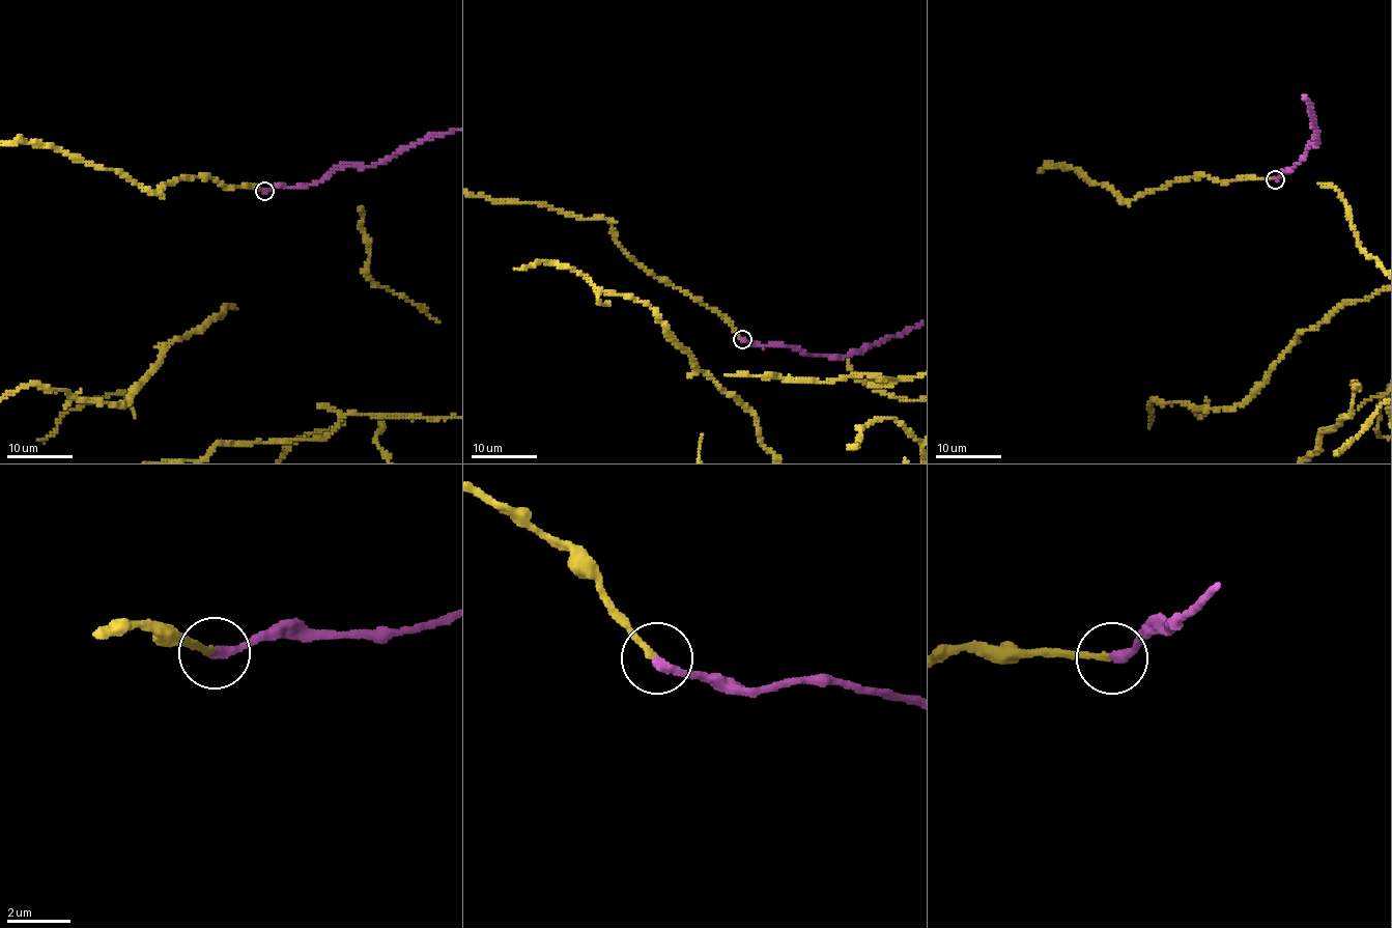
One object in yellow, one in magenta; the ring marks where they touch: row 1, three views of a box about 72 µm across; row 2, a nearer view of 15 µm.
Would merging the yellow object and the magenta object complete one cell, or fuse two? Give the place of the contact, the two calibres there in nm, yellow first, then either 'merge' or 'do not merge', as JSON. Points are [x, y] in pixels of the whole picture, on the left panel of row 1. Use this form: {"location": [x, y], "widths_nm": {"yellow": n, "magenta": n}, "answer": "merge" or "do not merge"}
{"location": [264, 191], "widths_nm": {"yellow": 190, "magenta": 320}, "answer": "merge"}

